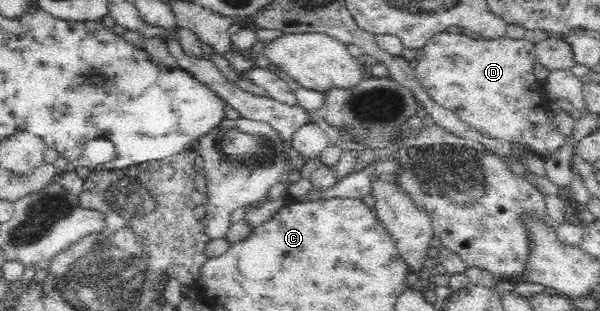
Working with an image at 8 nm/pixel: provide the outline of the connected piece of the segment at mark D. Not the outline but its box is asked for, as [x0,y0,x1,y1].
[415,33,567,156]

